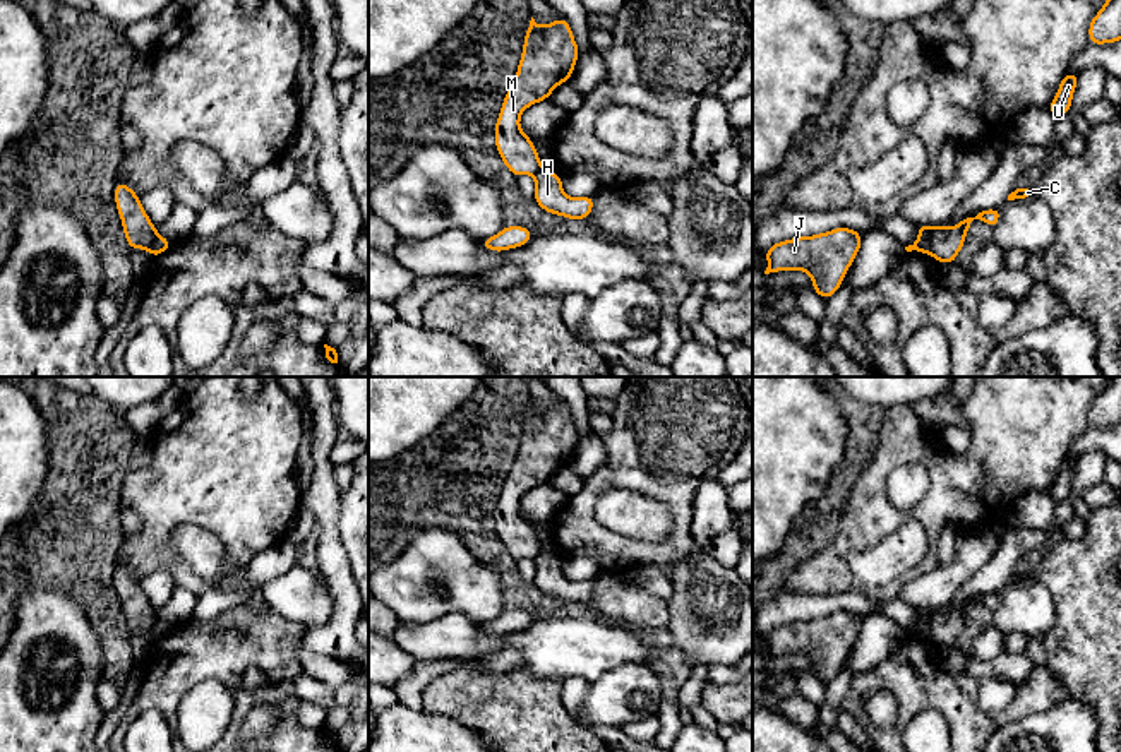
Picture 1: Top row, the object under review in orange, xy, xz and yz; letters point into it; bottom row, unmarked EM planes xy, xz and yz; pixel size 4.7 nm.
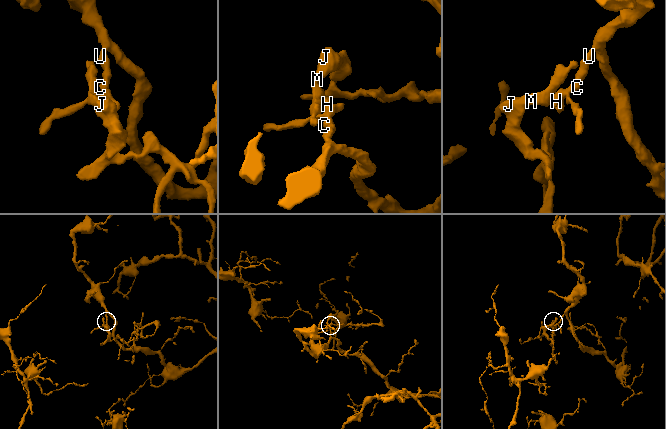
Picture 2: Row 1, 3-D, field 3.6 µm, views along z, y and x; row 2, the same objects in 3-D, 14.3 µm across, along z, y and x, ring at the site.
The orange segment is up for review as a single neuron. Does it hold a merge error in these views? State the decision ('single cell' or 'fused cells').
fused cells

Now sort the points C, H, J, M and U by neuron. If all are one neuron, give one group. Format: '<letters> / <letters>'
C H U / J M

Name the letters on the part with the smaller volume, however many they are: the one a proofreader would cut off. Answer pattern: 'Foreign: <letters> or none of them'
Foreign: J, M

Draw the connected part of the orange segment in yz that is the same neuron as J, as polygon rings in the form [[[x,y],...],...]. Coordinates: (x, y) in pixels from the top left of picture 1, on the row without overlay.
[[[840,610],[812,620],[797,620],[773,627],[764,641],[764,658],[780,654],[806,654],[811,659],[812,673],[824,683],[833,680],[854,642],[860,634],[862,618]]]

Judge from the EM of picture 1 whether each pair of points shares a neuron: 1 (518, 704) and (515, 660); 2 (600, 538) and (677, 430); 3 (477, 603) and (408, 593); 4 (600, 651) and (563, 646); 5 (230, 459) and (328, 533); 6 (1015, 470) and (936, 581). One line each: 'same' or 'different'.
1: different
2: same
3: same
4: same
5: different
6: different

